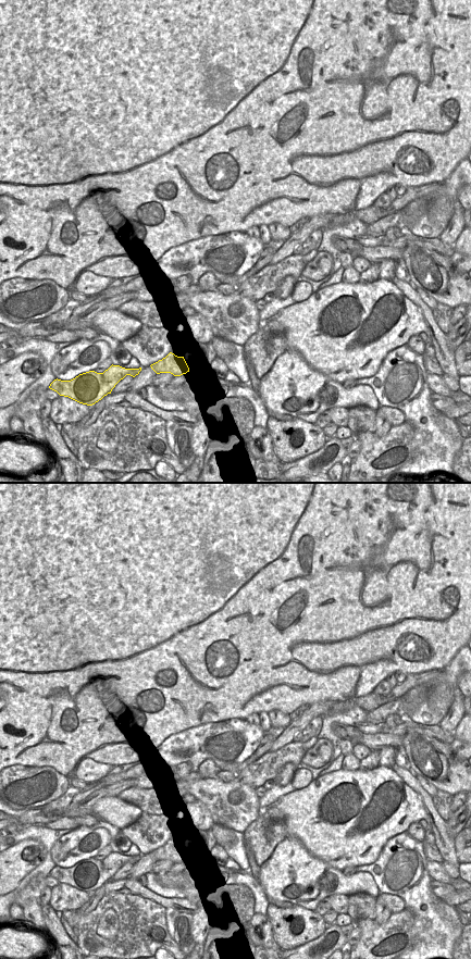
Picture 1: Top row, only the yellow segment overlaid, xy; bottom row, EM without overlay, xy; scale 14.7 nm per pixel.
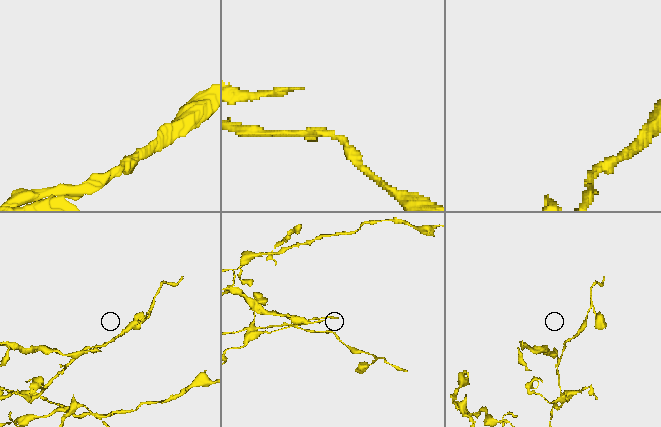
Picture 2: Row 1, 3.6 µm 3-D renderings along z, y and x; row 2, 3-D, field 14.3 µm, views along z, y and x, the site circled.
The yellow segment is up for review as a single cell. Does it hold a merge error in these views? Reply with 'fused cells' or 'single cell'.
fused cells

